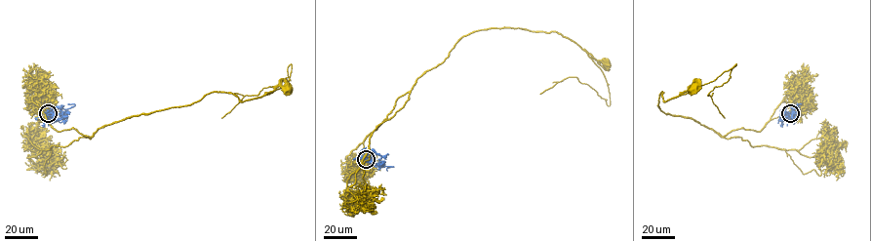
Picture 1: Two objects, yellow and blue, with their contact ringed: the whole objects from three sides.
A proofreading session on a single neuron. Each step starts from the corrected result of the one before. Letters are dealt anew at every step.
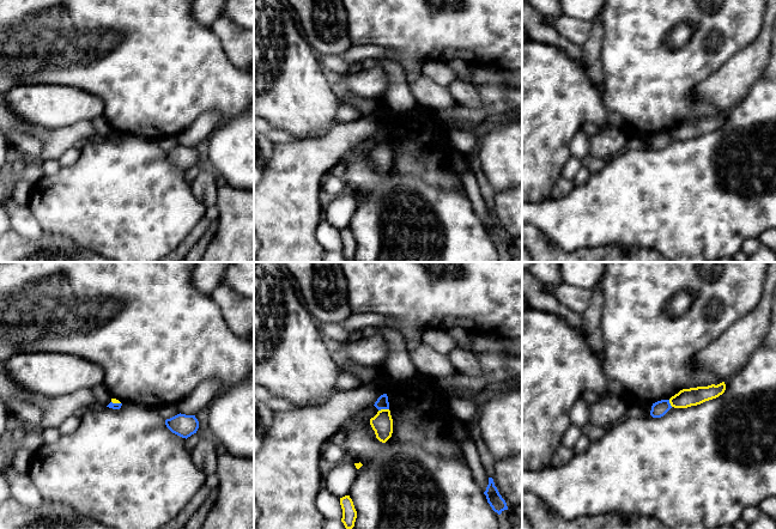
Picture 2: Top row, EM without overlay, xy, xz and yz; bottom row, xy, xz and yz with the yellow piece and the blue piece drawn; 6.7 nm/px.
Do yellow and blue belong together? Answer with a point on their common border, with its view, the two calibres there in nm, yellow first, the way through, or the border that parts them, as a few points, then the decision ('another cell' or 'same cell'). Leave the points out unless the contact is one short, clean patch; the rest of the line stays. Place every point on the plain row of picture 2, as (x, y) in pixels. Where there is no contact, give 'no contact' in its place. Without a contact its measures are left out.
meets yellow in xz at (383, 141); 140 nm thick on the yellow side, 80 nm on the other; another cell

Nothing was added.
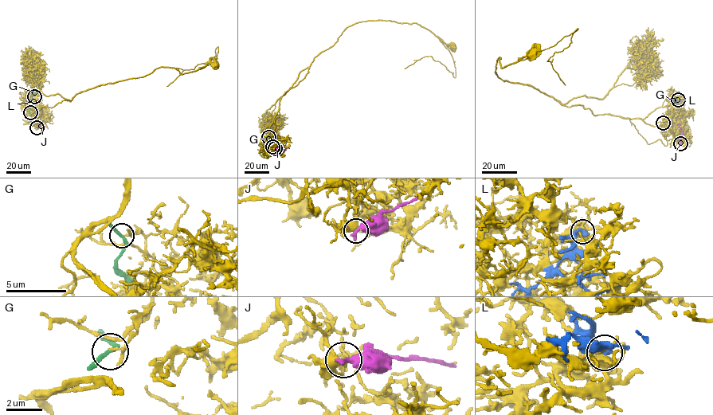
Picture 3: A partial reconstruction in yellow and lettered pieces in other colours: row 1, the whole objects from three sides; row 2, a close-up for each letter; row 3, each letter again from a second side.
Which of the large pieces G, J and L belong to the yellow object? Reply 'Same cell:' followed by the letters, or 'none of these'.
Same cell: none of these

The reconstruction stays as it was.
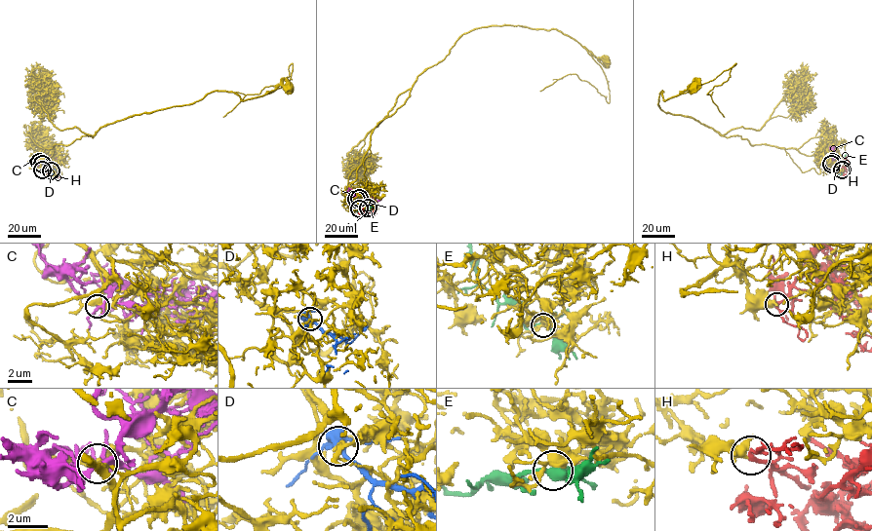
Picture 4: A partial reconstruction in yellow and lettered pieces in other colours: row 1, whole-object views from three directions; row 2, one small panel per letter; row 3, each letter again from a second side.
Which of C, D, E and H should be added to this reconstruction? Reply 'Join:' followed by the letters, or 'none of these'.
Join: H

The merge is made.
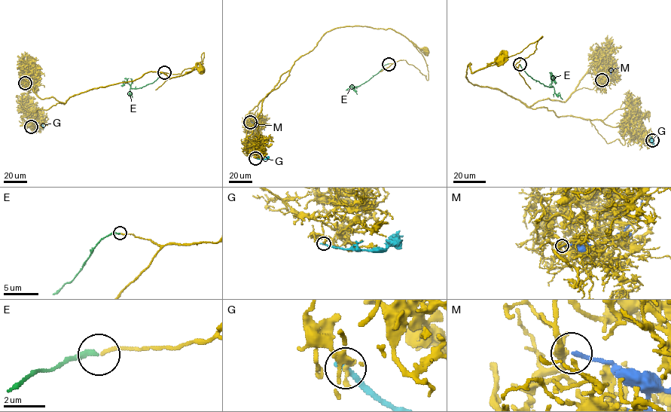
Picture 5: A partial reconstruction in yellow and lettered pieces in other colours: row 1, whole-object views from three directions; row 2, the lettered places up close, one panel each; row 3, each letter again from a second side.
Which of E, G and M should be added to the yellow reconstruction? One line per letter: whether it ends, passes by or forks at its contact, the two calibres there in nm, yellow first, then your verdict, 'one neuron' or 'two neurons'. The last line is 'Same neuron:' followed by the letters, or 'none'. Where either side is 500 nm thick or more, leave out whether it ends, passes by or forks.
E: it ends there; 150 nm thick on the yellow side, 240 nm on the other; one neuron
G: it ends there; 240 nm thick on the yellow side, 280 nm on the other; two neurons
M: it ends there; 380 nm thick on the yellow side, 190 nm on the other; two neurons
Same neuron: E

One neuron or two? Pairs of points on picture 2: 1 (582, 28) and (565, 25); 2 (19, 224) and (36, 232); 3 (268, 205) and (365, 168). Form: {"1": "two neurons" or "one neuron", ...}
{"1": "one neuron", "2": "one neuron", "3": "two neurons"}

